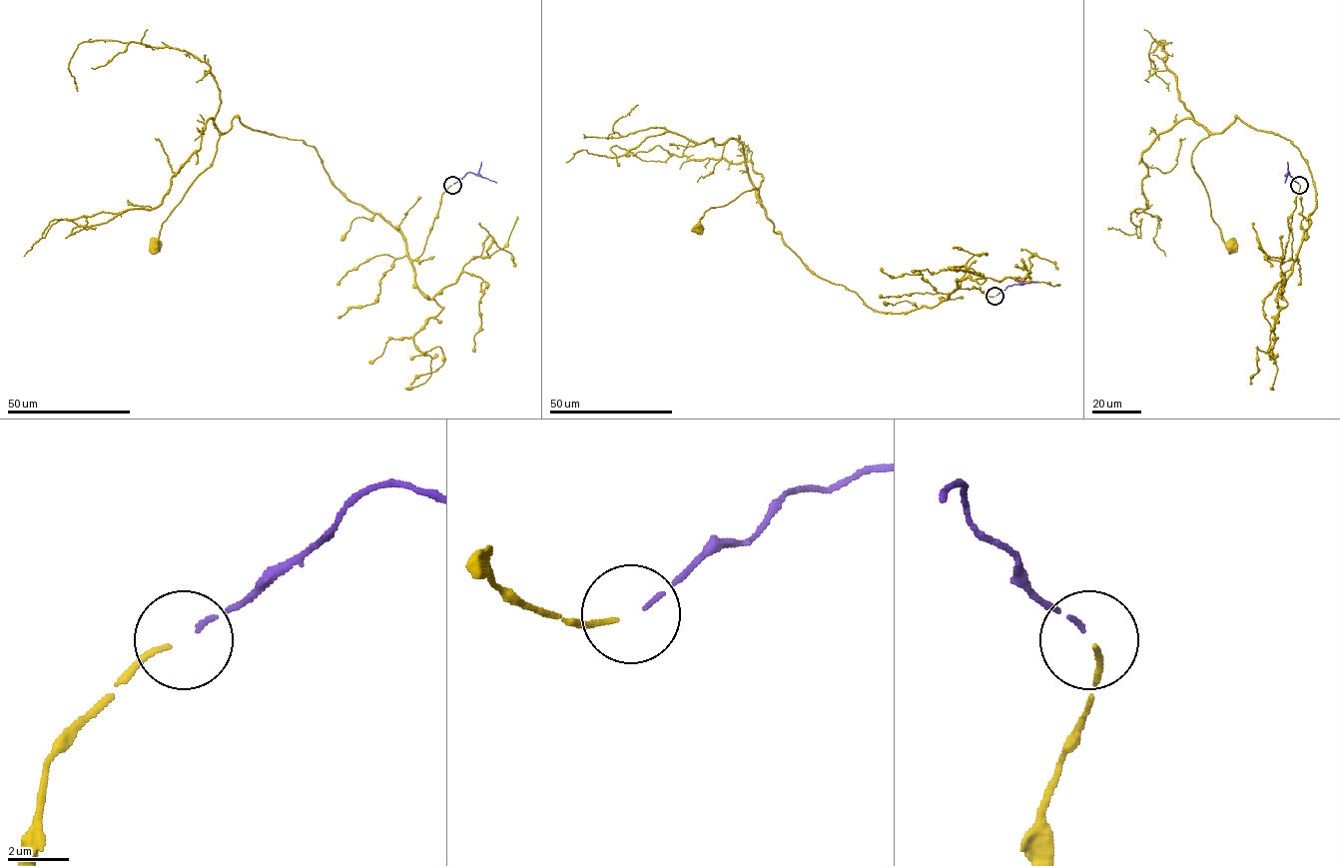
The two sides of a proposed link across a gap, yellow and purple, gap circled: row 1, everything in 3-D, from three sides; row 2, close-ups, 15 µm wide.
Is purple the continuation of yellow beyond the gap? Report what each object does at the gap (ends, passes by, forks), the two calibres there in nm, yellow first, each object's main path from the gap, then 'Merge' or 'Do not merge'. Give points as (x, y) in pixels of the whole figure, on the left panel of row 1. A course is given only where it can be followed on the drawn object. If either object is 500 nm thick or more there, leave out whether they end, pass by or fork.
At the ring yellow ends. At the ring purple ends. Thickness 150 nm (yellow) against 150 nm. Course of yellow: (451, 185), (412, 260), (404, 237), (351, 202), (313, 146), (235, 117), (156, 246). Course of purple: (453, 184), (468, 172), (479, 174), (496, 182). Merge

